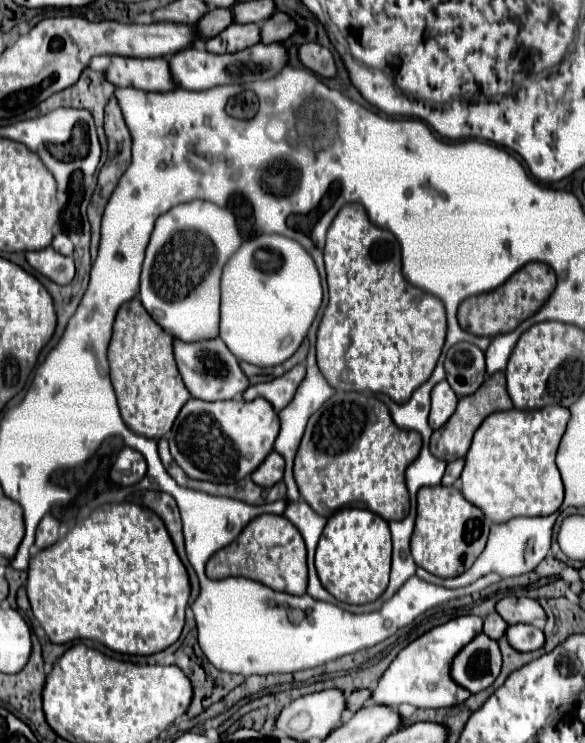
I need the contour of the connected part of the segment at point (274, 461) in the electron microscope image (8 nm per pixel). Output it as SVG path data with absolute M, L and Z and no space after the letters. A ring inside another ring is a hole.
M270 452L264 460L264 464L260 464L260 468L256 468L256 472L250 474L250 478L268 488L268 486L274 486L276 482L282 480L282 472L284 472L284 460L278 452Z

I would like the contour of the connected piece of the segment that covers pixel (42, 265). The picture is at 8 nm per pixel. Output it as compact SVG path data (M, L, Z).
M44 248L36 252L26 252L28 264L54 280L56 284L68 284L74 278L74 260L70 256L60 256L54 248Z

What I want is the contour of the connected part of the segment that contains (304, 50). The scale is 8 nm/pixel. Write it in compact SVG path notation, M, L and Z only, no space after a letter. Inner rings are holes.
M314 42L302 44L298 48L298 58L314 74L320 74L324 78L332 78L336 74L336 64L334 64L332 52L320 44L314 44Z

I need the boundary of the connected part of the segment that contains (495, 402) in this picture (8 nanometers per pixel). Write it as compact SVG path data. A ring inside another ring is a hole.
M496 372L496 374L488 376L486 382L474 394L464 396L464 398L458 400L458 408L456 408L454 416L448 420L448 424L444 424L442 428L434 430L432 440L430 440L432 456L436 456L436 458L440 458L444 462L452 462L452 460L464 458L468 448L470 448L472 436L478 430L478 426L484 422L484 418L490 416L496 410L510 410L510 408L512 408L512 400L510 400L510 396L506 392L506 376L504 376L504 372Z

